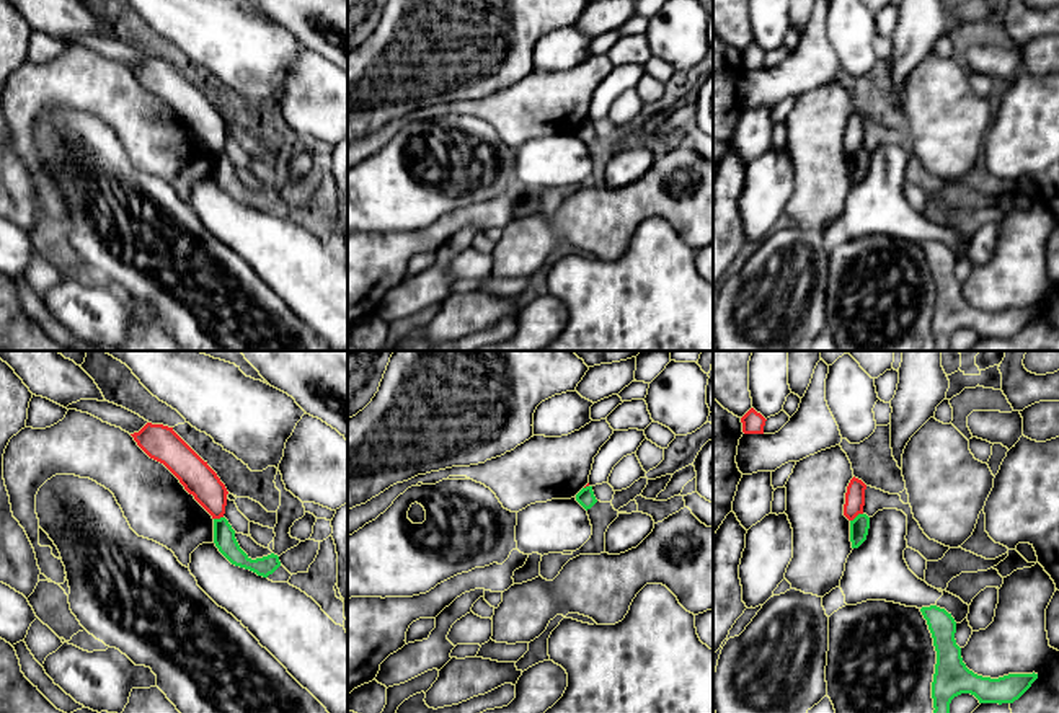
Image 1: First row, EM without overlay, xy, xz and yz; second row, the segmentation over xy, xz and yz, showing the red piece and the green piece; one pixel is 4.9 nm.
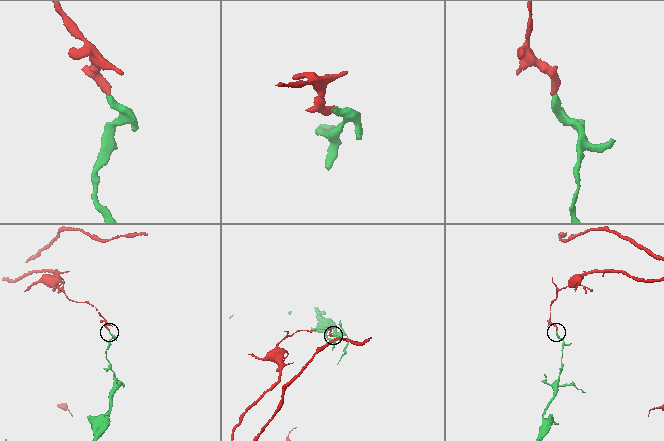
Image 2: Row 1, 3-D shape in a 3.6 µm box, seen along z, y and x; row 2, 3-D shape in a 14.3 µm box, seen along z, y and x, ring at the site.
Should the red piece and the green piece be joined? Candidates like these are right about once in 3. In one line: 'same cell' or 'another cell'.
another cell

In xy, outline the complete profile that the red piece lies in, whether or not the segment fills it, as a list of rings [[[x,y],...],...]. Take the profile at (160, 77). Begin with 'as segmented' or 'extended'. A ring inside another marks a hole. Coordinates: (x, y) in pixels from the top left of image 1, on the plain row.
as segmented; [[[147,57],[131,70],[150,93],[163,98],[179,114],[212,153],[224,152],[228,129],[225,119],[173,62]]]

